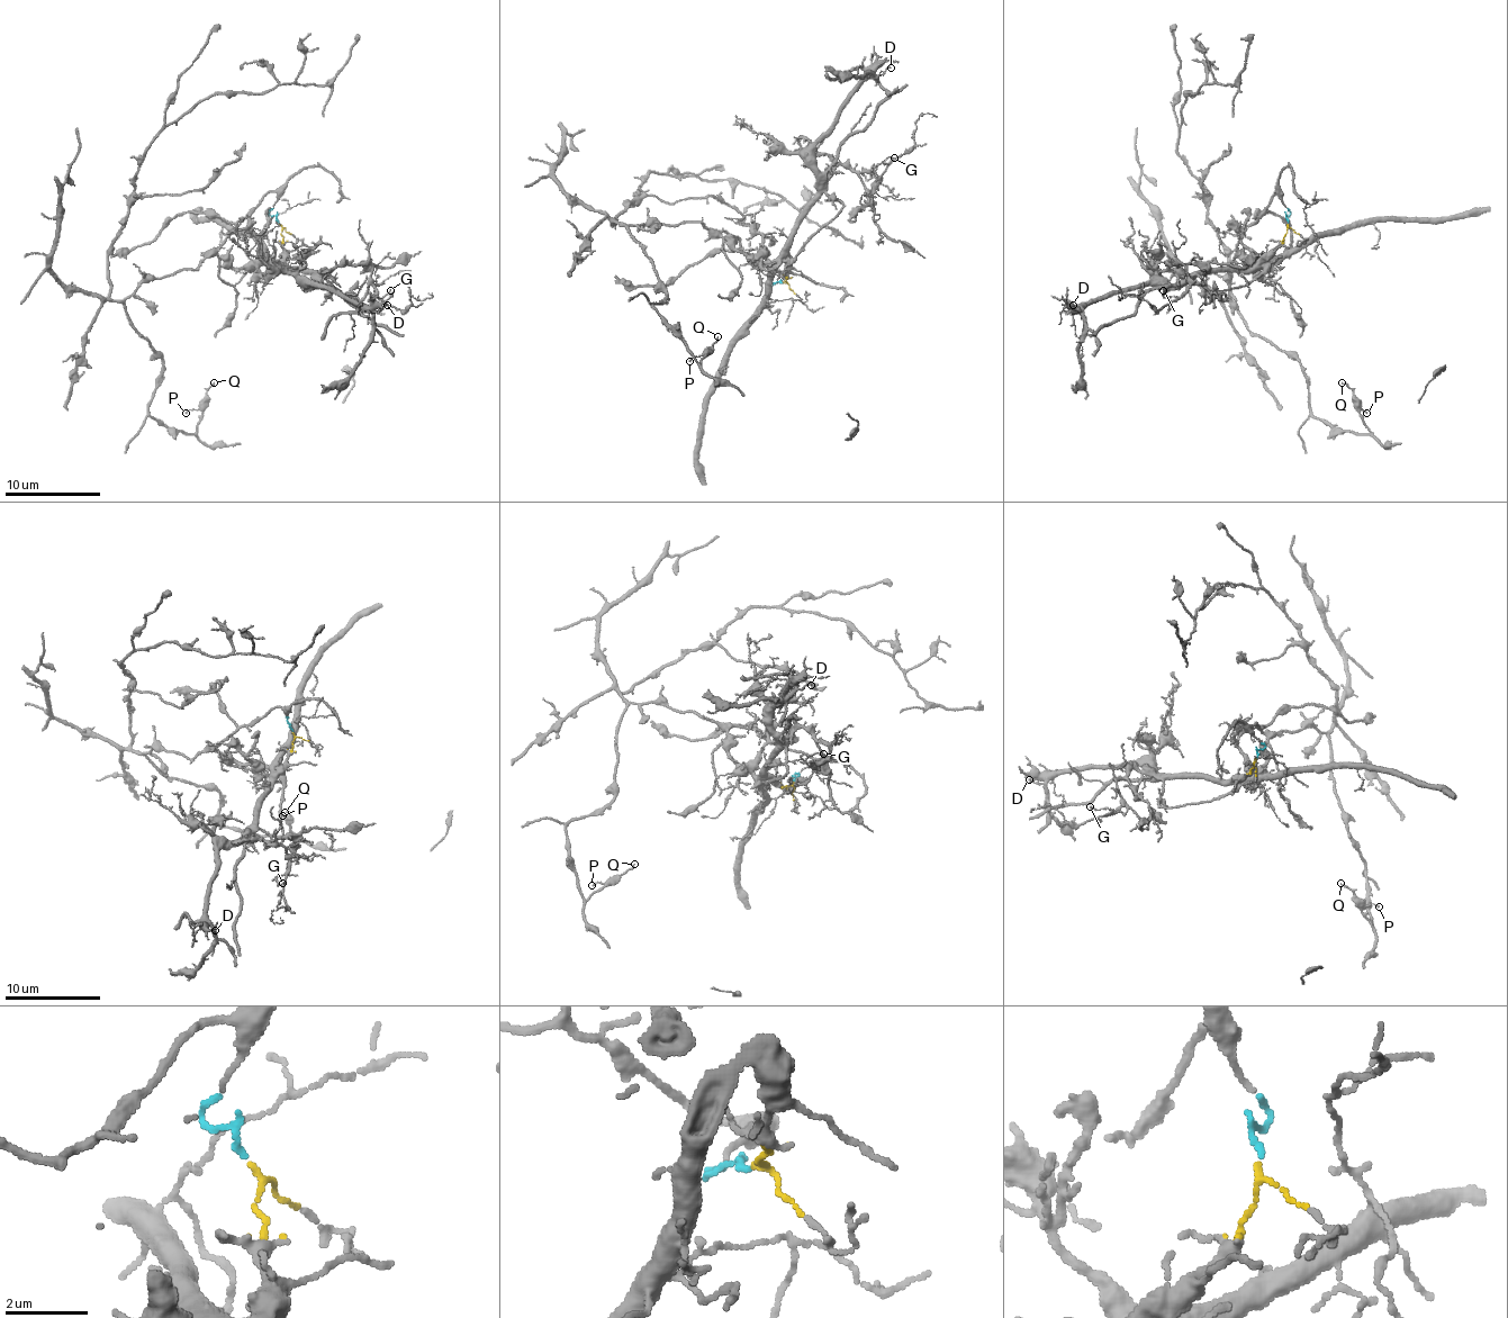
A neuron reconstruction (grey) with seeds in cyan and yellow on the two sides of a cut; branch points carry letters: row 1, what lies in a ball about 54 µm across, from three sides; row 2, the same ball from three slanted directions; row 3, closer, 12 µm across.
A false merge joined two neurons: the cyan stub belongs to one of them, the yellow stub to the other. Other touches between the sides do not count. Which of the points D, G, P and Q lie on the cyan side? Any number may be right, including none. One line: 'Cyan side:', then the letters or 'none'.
Cyan side: P, Q

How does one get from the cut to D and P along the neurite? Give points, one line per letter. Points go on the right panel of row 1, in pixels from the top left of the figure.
D: (1288, 223), (1283, 240), (1249, 269), (1207, 269), (1173, 285), (1107, 292), (1081, 312), (1073, 304)
P: (1288, 223), (1278, 192), (1243, 233), (1230, 299), (1299, 361), (1311, 414), (1366, 433), (1366, 414)

